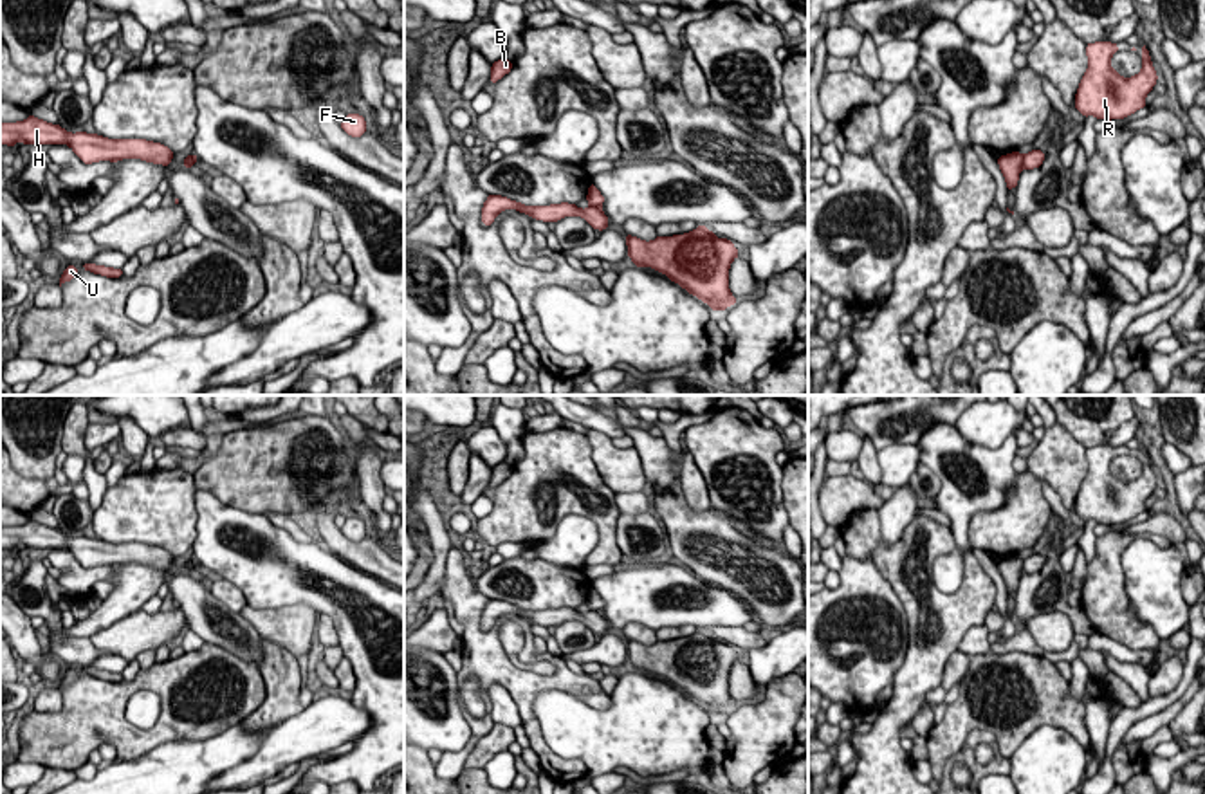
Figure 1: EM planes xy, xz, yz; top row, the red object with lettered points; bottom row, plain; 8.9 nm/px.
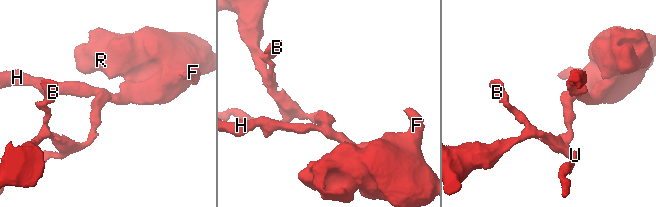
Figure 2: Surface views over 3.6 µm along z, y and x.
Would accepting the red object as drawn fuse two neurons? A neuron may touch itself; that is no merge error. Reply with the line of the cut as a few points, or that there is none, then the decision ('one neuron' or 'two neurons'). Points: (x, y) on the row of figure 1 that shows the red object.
yz (1021, 156), (1023, 166) | two neurons

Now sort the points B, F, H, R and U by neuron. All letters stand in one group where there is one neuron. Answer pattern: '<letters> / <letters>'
B U / F H R

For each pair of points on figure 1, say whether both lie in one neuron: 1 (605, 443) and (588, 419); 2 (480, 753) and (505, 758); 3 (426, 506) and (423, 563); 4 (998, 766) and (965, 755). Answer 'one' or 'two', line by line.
1: two
2: two
3: two
4: one

